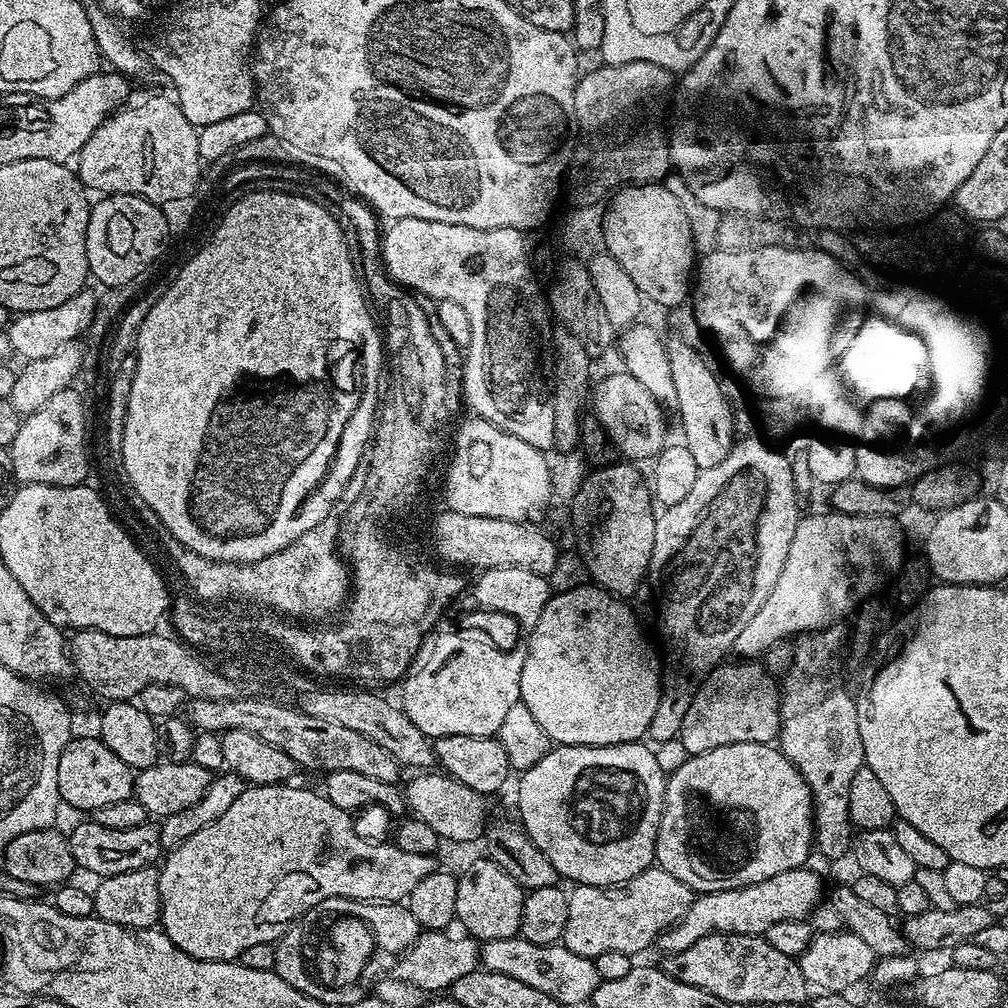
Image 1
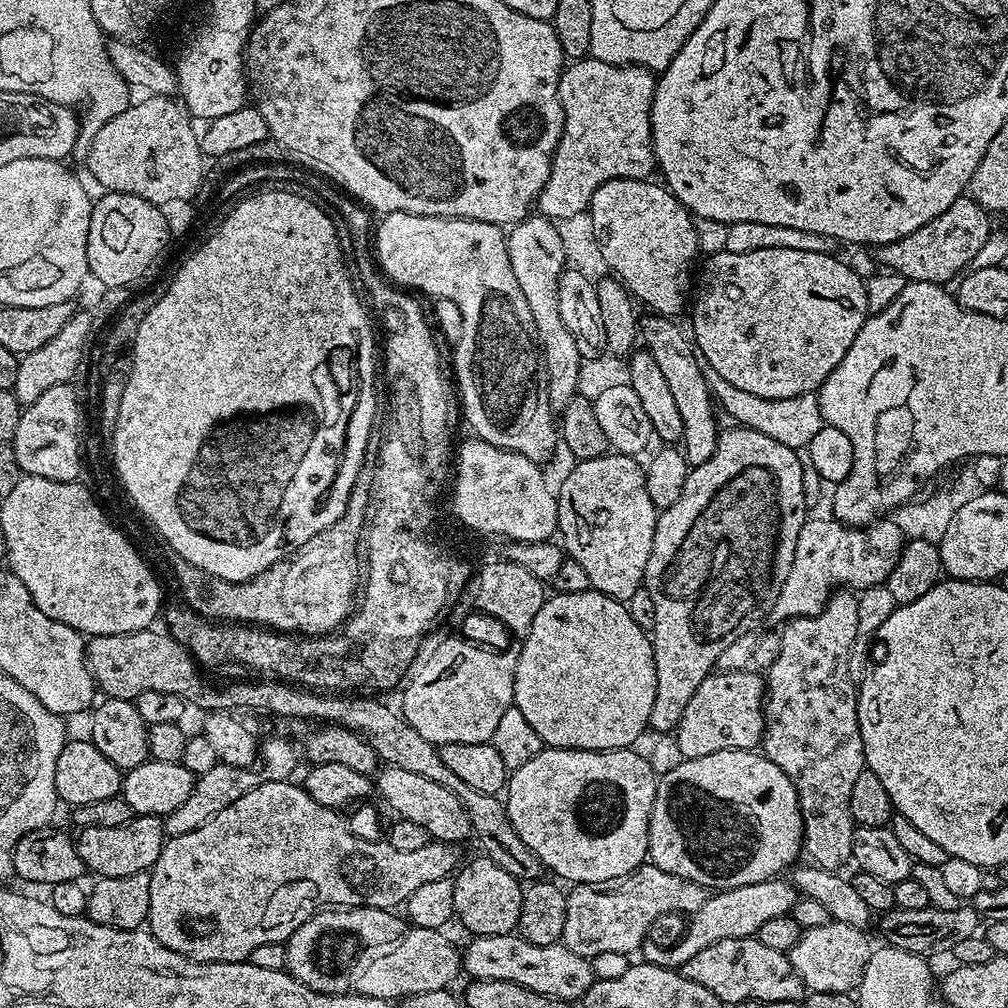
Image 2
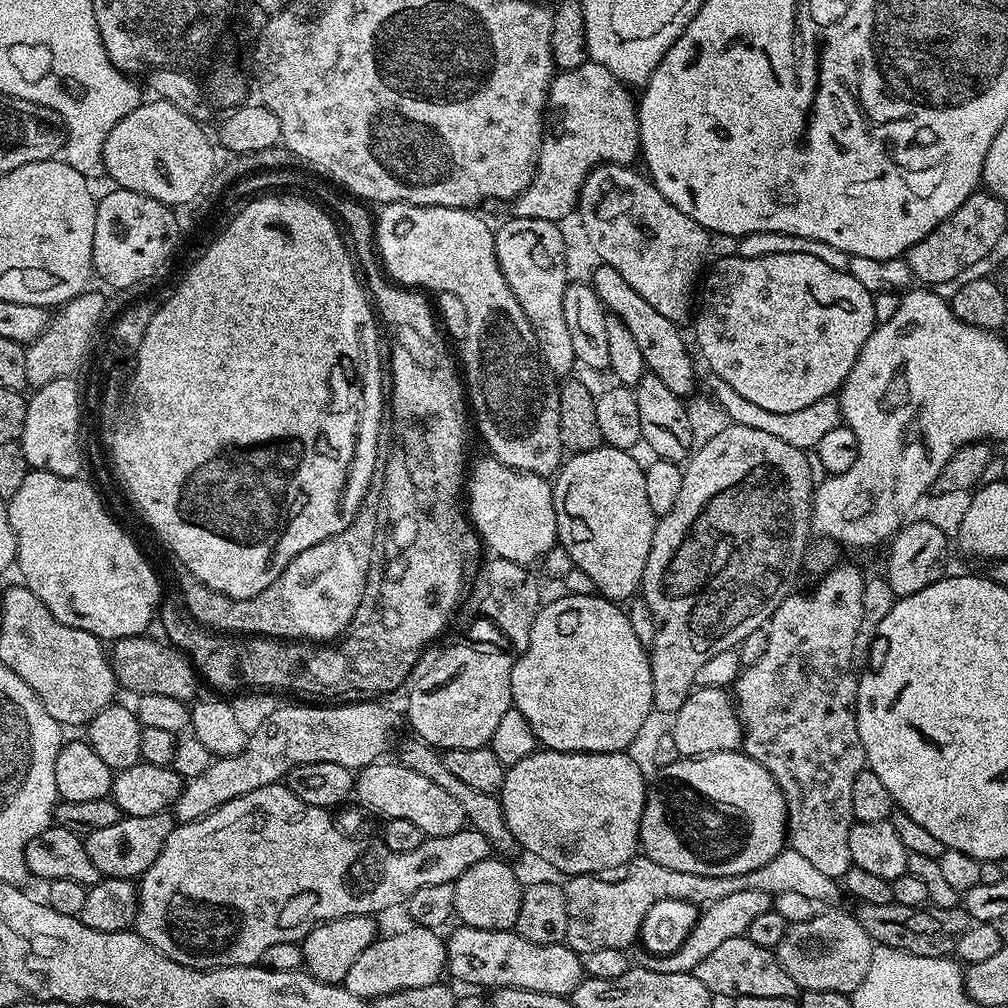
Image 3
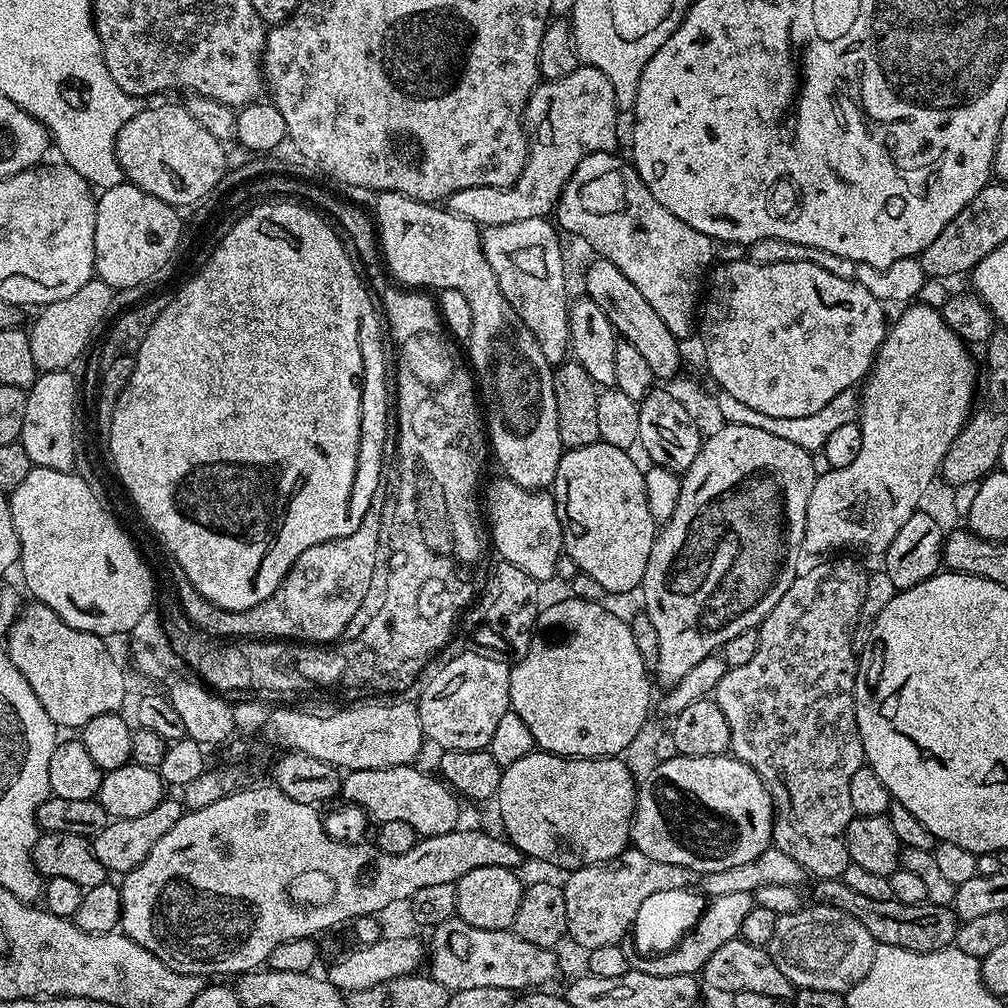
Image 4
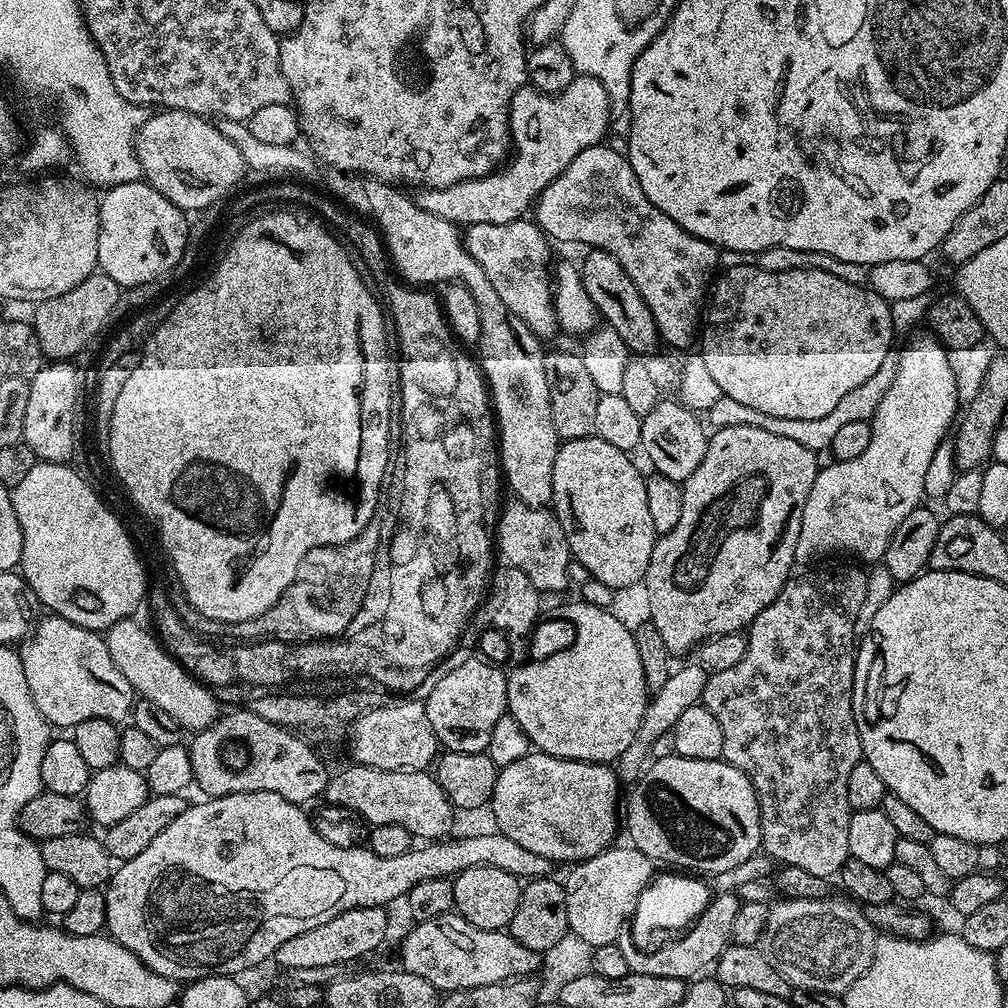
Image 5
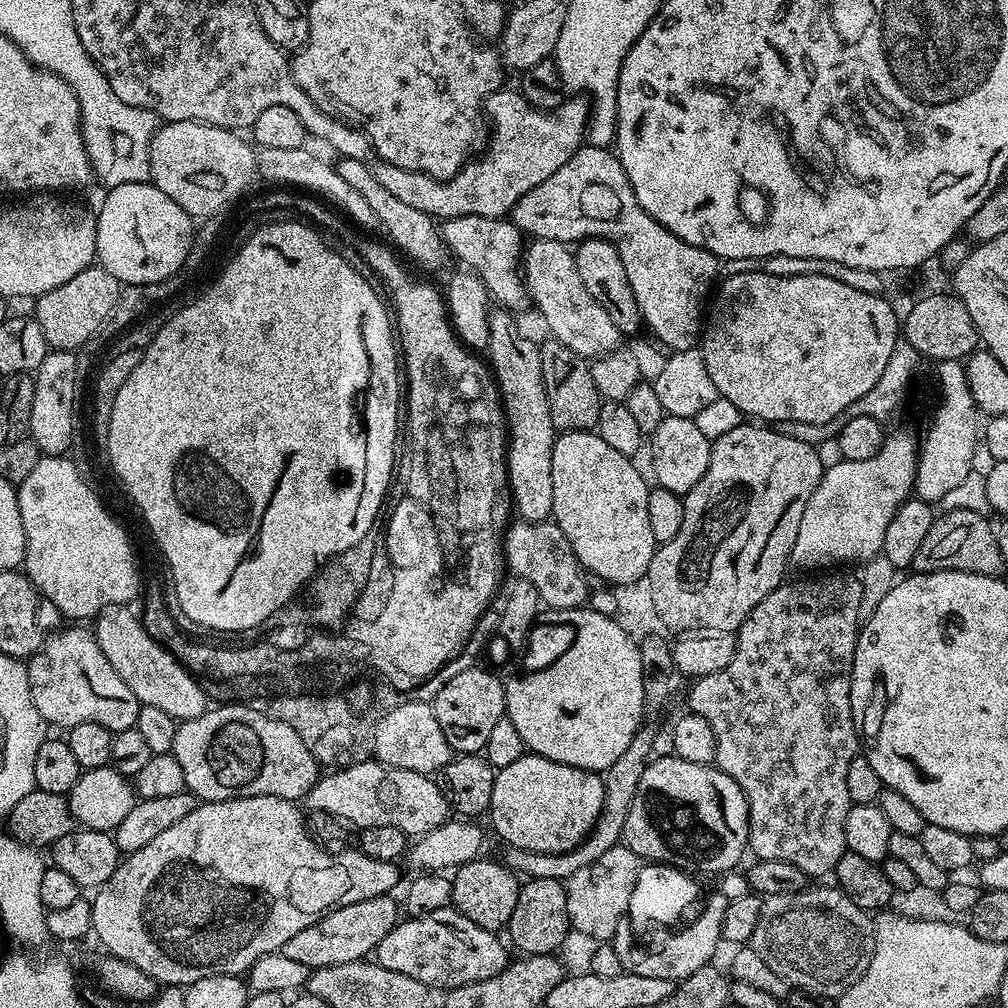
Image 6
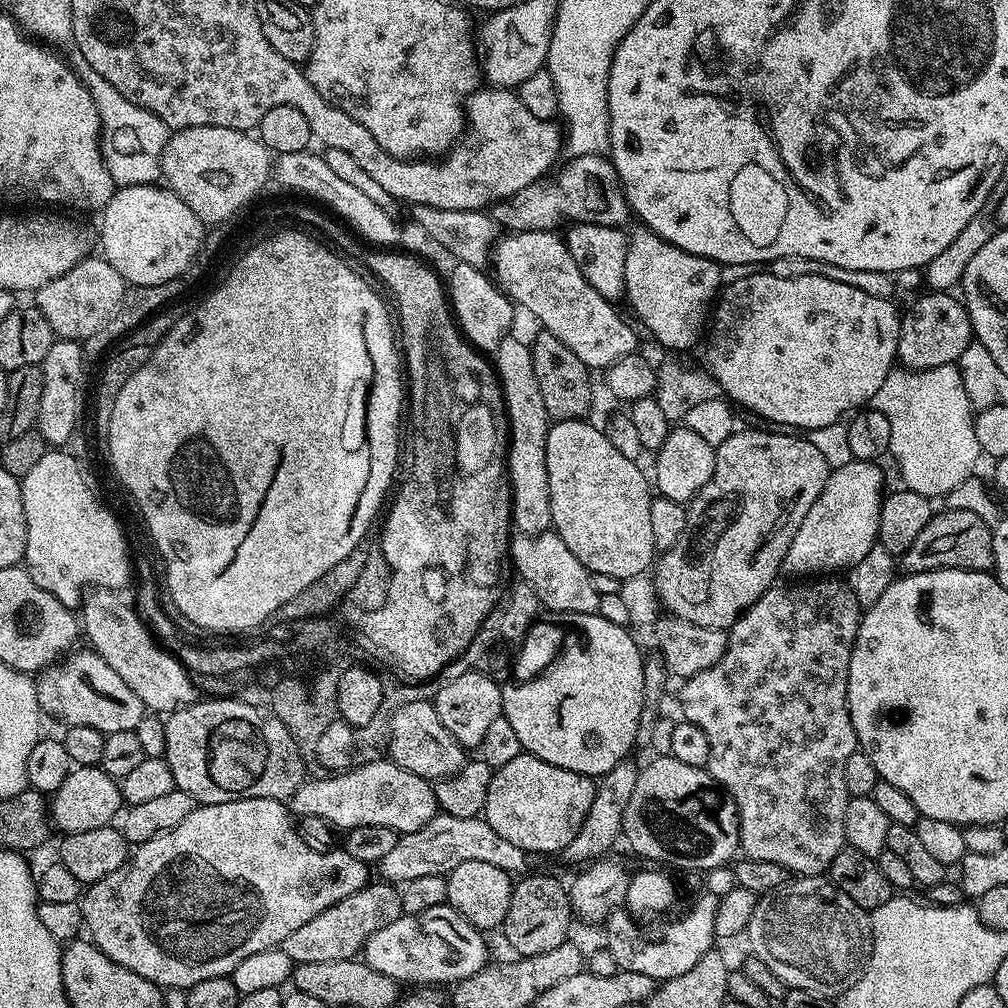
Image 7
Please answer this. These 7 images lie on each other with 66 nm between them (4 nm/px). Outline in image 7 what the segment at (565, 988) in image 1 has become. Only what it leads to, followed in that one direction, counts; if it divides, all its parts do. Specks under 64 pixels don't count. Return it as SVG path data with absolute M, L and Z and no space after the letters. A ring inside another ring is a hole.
M447 904L434 906L434 910L422 910L422 914L402 915L398 922L374 930L364 944L362 959L374 970L394 978L401 986L455 986L461 980L478 974L489 963L485 933L475 928L462 914Z

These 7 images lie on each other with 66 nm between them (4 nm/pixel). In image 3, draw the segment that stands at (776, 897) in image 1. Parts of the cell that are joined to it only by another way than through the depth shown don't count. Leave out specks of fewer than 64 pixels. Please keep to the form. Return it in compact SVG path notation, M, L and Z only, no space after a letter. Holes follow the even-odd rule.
M738 890L738 894L729 894L718 902L709 904L699 913L689 936L673 953L665 956L645 955L642 967L646 970L658 970L662 974L678 974L679 972L695 972L698 962L710 955L710 950L722 946L729 938L738 938L747 933L750 922L758 918L758 914L766 914L770 910L769 893L762 890Z

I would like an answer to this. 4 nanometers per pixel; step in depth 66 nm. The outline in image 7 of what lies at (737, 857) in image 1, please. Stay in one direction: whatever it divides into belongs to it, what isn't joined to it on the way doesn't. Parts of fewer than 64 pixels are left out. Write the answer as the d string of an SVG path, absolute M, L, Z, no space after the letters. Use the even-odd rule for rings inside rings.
M672 755L656 756L648 765L640 768L634 794L630 794L630 802L626 806L622 836L625 841L628 839L629 846L638 855L657 860L657 865L693 868L697 874L703 874L711 868L733 863L740 846L740 823L736 817L736 804L707 768L686 766L686 762L678 762L678 758Z

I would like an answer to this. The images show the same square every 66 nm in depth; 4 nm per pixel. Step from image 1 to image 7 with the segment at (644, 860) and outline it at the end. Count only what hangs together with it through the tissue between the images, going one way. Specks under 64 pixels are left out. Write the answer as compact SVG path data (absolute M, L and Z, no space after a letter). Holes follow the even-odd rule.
M522 754L514 758L514 762L506 762L506 766L493 771L490 794L486 794L482 818L490 826L494 826L497 834L514 842L514 846L518 846L523 852L563 853L570 842L574 842L578 830L582 830L582 822L586 822L586 814L590 814L590 806L595 800L596 786L593 777L562 770L562 766L550 766L550 762L542 762L542 758Z

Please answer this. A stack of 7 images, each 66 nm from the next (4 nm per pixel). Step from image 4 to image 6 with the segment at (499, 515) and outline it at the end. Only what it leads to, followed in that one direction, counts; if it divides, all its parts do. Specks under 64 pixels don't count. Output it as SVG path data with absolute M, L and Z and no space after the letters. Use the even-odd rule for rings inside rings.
M517 519L516 524L507 525L508 533L502 536L502 556L512 569L511 575L526 578L538 590L541 605L557 608L580 608L588 599L589 588L584 581L585 571L581 568L566 534L554 522L532 524Z

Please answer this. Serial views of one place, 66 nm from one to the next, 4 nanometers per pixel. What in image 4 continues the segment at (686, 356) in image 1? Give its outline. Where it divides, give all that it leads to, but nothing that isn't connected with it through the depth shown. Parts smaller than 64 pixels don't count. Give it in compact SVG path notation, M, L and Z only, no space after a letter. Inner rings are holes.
M596 258L586 270L583 291L594 302L598 302L602 314L610 318L617 337L620 340L628 340L630 346L634 346L634 350L638 350L638 354L646 358L653 377L665 382L681 371L681 341L677 340L674 334L670 334L666 322L658 318L657 312L650 307L650 302L642 298L642 293L635 288L634 282L630 282L630 278L626 278L626 274L622 274L622 270L614 266L614 262Z

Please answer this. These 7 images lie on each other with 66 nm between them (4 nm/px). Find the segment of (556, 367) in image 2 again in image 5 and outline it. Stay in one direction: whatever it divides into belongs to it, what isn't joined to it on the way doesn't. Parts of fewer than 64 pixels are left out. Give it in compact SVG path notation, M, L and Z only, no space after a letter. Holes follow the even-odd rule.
M521 218L514 222L469 224L463 229L462 235L470 258L474 258L474 262L478 262L478 266L482 266L482 270L486 270L486 278L490 278L490 286L494 286L498 298L502 298L502 302L506 302L506 310L510 310L510 314L522 318L522 322L526 322L526 326L541 342L548 342L552 335L557 334L558 325L553 304L553 281L550 279L550 264L548 266L550 241L545 236L544 231L531 219Z

